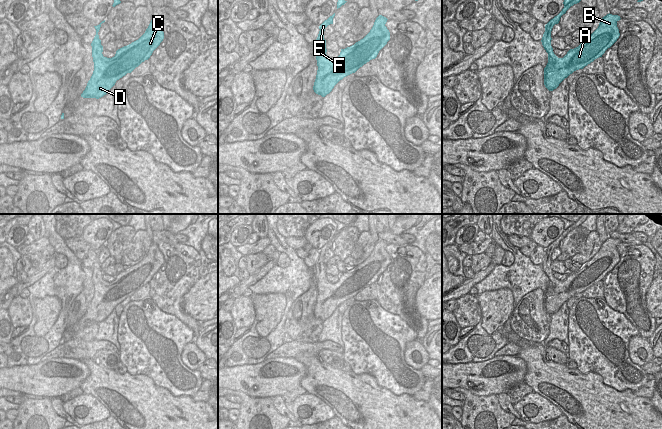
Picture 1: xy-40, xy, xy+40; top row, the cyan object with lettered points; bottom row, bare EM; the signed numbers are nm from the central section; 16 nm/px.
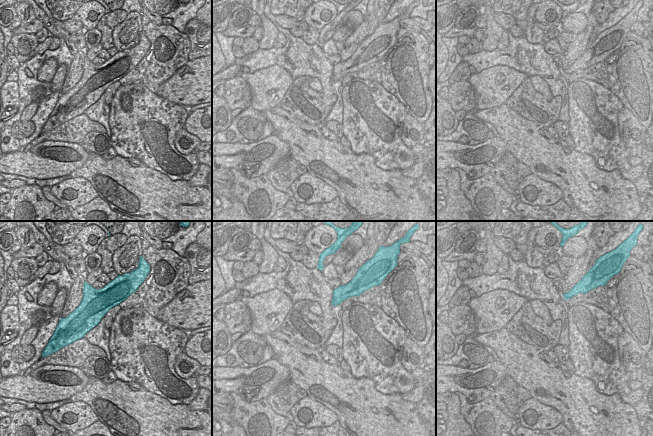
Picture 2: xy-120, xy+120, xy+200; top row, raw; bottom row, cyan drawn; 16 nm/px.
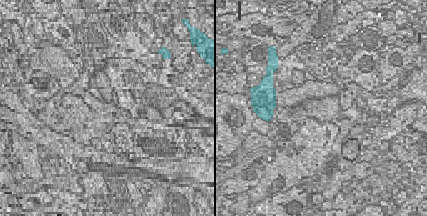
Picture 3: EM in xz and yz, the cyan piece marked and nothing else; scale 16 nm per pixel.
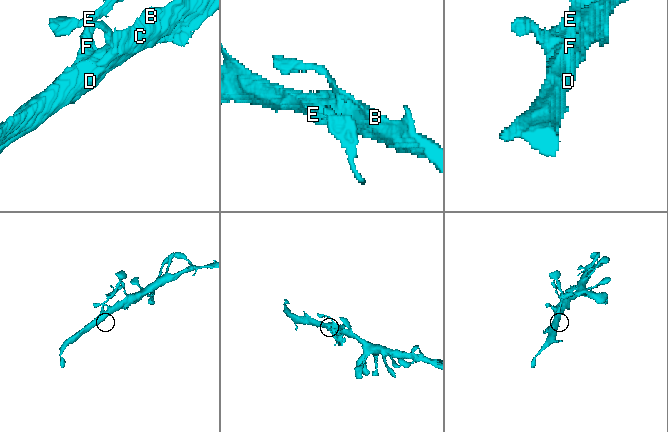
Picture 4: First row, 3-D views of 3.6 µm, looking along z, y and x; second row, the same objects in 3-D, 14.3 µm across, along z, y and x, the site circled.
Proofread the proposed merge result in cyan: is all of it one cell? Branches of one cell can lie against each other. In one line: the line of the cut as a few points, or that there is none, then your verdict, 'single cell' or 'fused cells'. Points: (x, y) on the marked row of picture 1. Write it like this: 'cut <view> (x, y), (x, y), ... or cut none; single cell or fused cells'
cut xy (317, 37), (321, 44), (325, 44); fused cells

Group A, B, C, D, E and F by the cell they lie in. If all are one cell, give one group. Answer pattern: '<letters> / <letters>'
A B C D F / E

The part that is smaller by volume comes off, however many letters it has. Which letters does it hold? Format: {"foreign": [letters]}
{"foreign": ["E"]}

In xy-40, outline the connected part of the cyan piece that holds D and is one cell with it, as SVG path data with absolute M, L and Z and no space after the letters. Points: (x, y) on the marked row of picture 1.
M152 19L138 40L118 49L112 58L104 57L103 46L93 40L91 46L94 71L81 97L99 99L106 95L117 80L148 60L163 39L163 30L157 20Z

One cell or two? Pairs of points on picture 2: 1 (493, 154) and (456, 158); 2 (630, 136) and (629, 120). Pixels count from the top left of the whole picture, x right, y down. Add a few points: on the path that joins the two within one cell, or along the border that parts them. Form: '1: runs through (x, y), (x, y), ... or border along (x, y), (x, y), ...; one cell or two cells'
1: runs through (487, 164), (474, 166), (466, 164); one cell
2: runs through (630, 132), (629, 124); one cell

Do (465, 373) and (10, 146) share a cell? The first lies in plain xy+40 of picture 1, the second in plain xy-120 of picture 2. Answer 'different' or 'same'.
different

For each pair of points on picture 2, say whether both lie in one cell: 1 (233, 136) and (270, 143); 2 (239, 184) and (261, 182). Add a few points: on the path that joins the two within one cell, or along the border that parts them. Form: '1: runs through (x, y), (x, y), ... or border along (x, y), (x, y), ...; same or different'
1: border along (222, 142), (242, 143); different
2: runs through (244, 184), (256, 184); same

